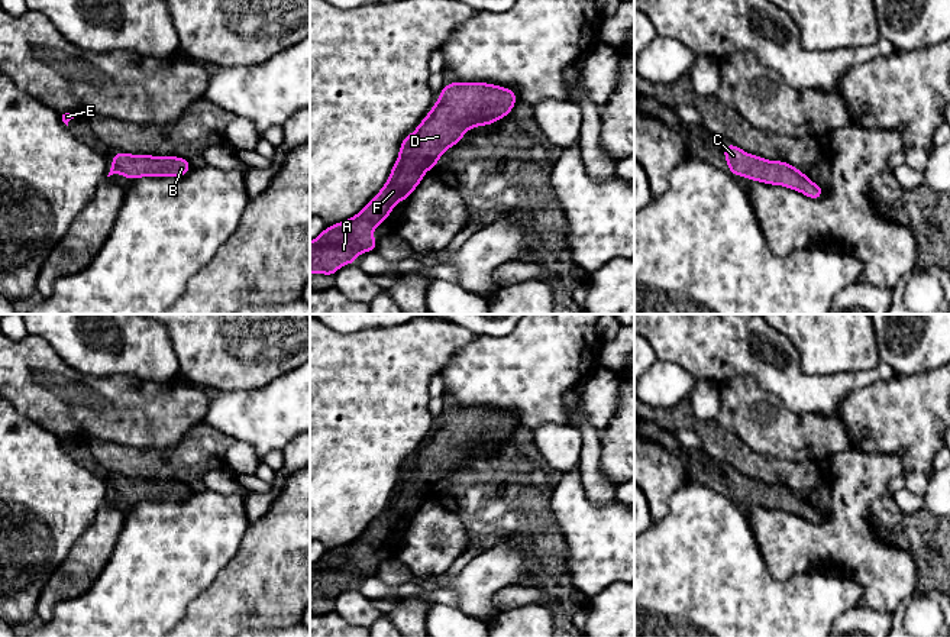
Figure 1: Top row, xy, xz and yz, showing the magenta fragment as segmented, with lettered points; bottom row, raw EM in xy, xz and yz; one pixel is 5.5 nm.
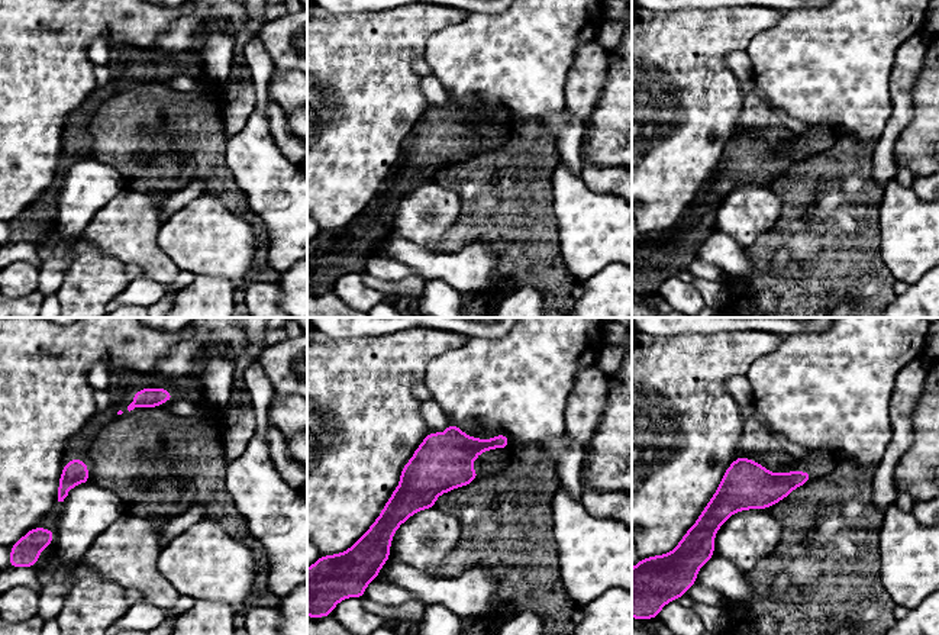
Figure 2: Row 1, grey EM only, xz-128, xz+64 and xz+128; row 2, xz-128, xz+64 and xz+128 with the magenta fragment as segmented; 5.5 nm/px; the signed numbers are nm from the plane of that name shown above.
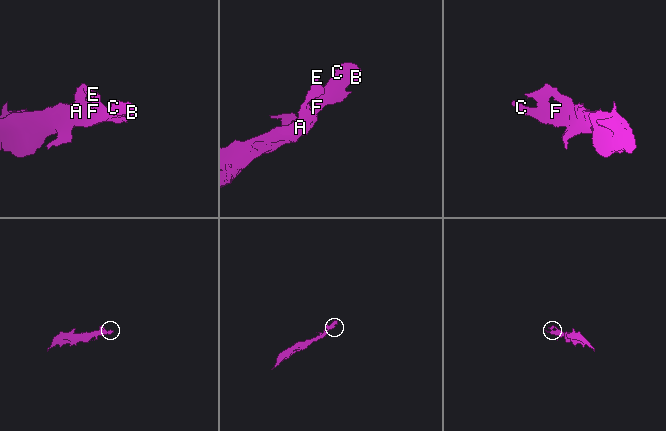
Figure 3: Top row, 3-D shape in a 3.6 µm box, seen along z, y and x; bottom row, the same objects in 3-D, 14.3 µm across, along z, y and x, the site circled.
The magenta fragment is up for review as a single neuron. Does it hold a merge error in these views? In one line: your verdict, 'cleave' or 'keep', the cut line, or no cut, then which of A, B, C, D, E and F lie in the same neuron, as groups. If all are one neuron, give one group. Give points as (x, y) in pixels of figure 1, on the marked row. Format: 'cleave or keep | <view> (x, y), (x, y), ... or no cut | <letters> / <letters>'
keep | no cut | A B C D E F

